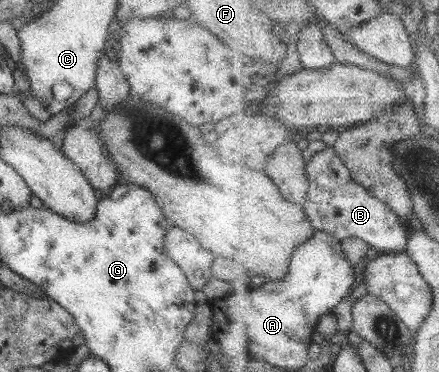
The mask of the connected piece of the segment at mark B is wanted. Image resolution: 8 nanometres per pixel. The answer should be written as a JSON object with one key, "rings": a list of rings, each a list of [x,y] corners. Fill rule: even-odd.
{"rings":[[[326,146],[306,162],[307,177],[309,178],[309,193],[303,204],[305,213],[311,220],[315,230],[328,232],[338,240],[361,238],[380,251],[406,252],[409,241],[409,224],[402,220],[383,200],[376,198],[368,188],[362,186],[352,175],[345,162],[338,156],[333,146]]]}

